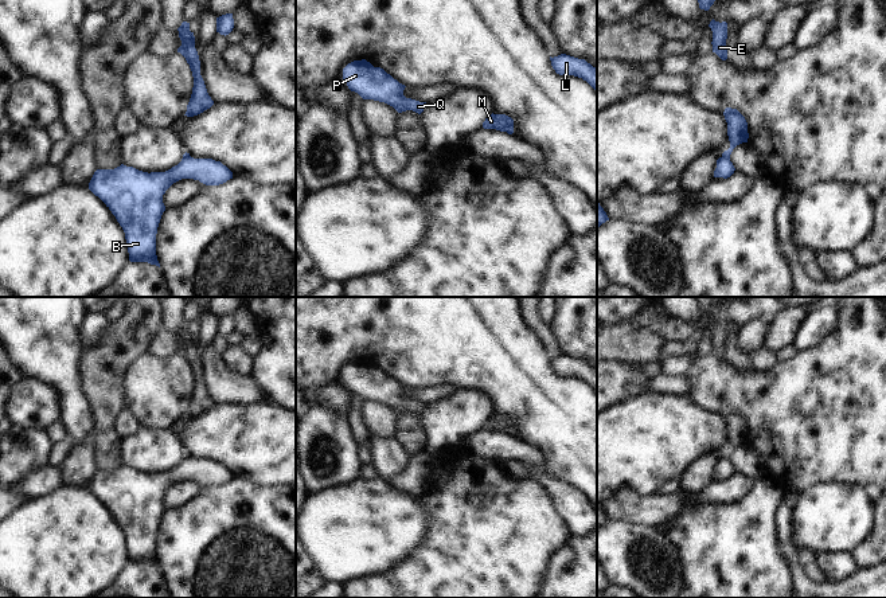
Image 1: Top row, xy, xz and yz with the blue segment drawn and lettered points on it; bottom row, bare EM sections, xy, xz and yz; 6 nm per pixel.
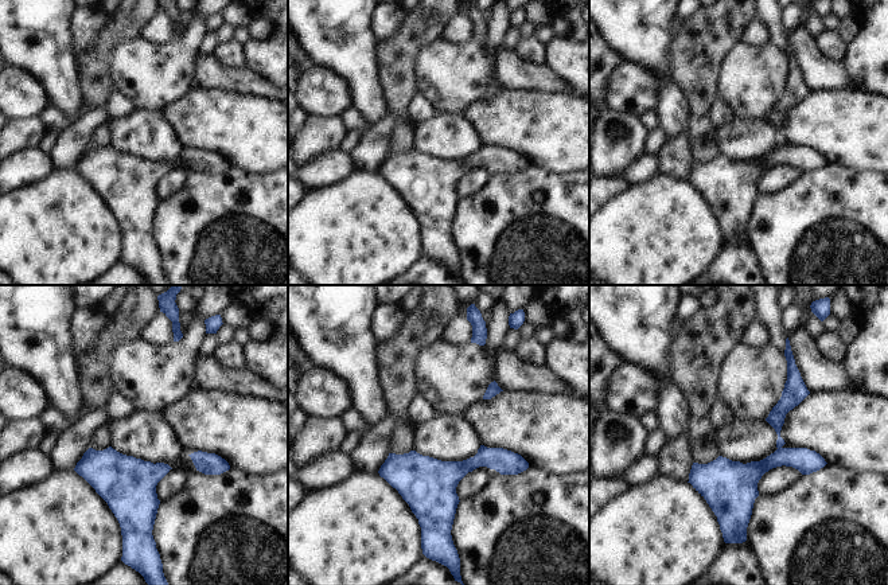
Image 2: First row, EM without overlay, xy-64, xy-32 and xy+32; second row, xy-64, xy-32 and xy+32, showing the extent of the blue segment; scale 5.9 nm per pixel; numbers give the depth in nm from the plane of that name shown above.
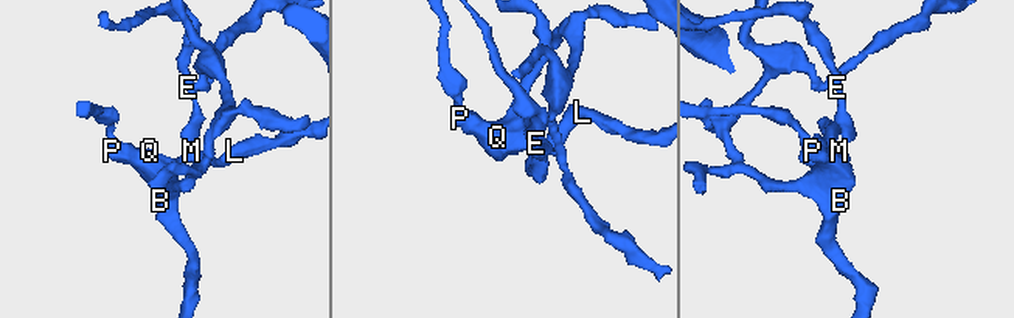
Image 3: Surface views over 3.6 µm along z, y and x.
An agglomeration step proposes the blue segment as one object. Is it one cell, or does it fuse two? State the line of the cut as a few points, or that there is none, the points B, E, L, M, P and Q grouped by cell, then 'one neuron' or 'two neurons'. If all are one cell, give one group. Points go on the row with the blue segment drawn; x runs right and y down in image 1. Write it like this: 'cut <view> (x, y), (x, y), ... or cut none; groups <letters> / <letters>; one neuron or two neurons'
cut yz (722, 156), (729, 159); groups B L M P Q / E; two neurons

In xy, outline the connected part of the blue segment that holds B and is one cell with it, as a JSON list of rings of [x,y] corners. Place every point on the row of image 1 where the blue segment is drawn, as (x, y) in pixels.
[[[191,156],[165,172],[148,173],[124,164],[94,172],[89,189],[106,204],[122,227],[130,262],[160,267],[156,234],[165,211],[163,195],[182,179],[219,185],[233,179],[233,172],[220,161]]]

